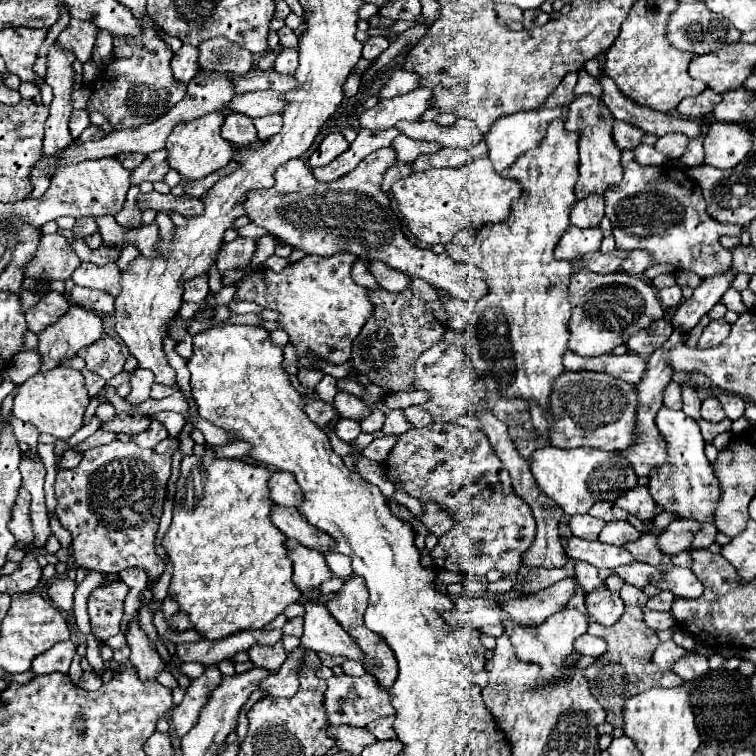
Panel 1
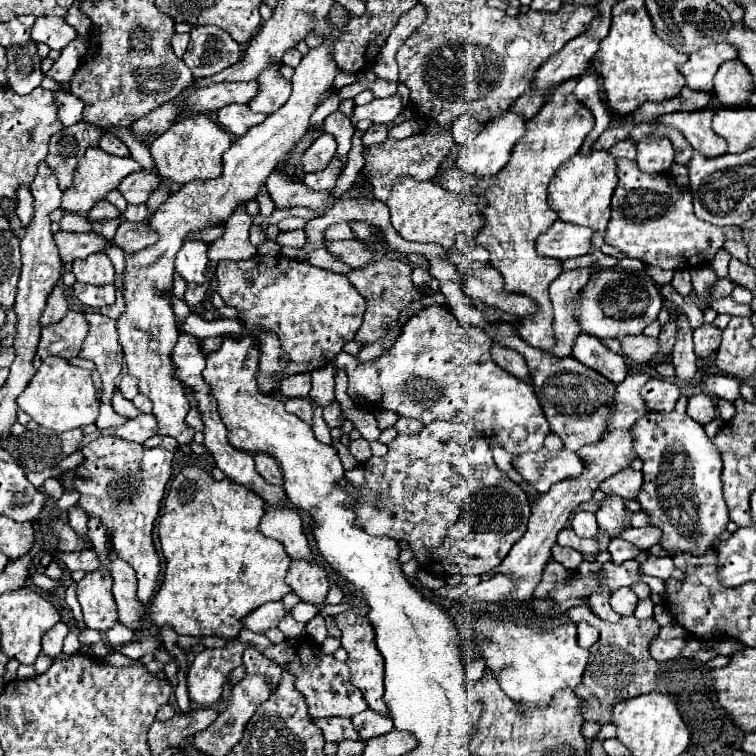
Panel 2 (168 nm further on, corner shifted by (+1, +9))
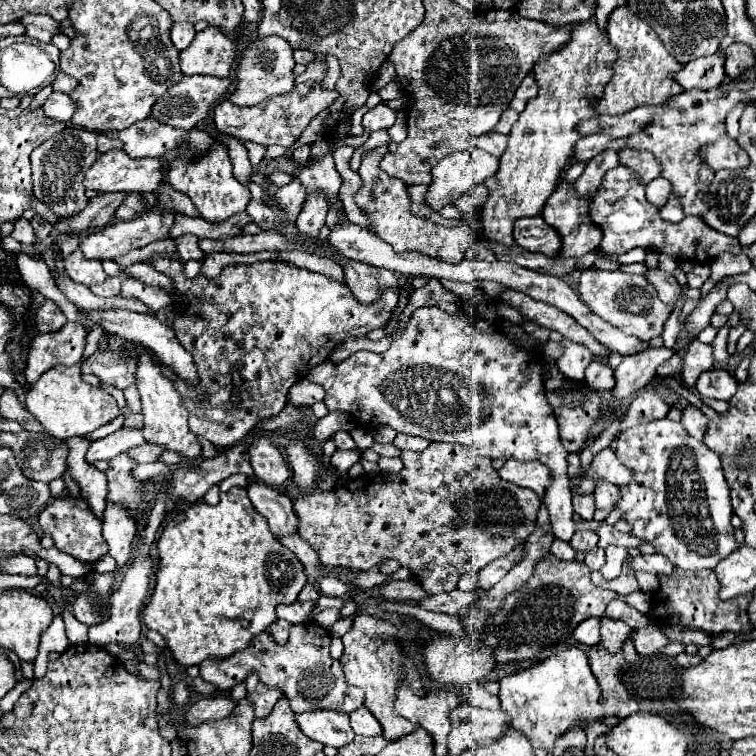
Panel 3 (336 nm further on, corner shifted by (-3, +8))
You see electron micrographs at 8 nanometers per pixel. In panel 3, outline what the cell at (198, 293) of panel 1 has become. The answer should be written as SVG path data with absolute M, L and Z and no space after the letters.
M186 234L186 236L180 236L176 240L176 250L178 250L178 258L182 262L186 260L198 260L202 262L206 258L206 254L202 252L202 248L198 246L198 238L194 234Z

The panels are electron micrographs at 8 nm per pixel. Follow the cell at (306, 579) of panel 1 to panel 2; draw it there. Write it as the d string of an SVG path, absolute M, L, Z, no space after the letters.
M266 503L266 513L260 521L258 531L270 539L280 541L290 557L314 561L314 553L310 549L308 537L302 527L302 519L296 509Z

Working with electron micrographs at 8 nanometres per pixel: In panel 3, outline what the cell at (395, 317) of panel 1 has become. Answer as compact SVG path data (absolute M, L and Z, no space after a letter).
M350 260L344 266L344 282L352 290L354 298L362 304L374 304L374 300L380 298L380 290L400 288L394 272L386 268L376 268L358 260Z

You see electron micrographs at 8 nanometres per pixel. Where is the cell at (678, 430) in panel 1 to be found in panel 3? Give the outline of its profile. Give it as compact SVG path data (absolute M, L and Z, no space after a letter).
M662 418L658 422L640 424L624 430L616 442L616 456L622 464L634 470L634 480L620 488L622 498L616 504L622 510L622 518L632 522L632 534L646 538L650 544L654 544L658 554L664 554L674 566L684 570L714 568L722 558L738 548L738 542L732 536L734 528L730 526L732 504L722 462L704 442L690 438L682 422Z

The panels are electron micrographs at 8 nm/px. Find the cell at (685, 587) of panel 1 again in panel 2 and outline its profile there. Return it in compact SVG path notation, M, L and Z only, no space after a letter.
M648 555L648 559L640 565L640 571L644 575L652 575L652 577L658 577L658 579L680 579L682 577L682 571L676 569L676 565L672 563L672 557L654 557L654 555Z

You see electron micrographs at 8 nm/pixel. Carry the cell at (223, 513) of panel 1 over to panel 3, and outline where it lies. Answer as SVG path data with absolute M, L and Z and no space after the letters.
M234 486L228 490L226 494L226 502L218 502L216 506L212 504L206 504L206 502L194 502L190 504L186 510L182 512L176 512L172 522L166 524L166 528L162 530L160 538L158 538L158 554L160 554L160 568L158 568L158 574L156 574L156 588L150 596L150 602L148 606L144 608L142 612L142 618L144 618L144 624L152 630L156 630L158 634L162 634L170 646L170 652L174 654L174 660L182 666L192 666L192 664L200 664L204 662L206 658L228 658L232 656L234 652L238 650L244 650L248 646L248 642L260 634L260 632L266 632L266 628L270 628L270 624L276 620L276 606L286 602L286 604L292 604L298 596L298 592L302 590L302 586L306 584L306 574L304 574L304 566L296 560L296 556L286 550L286 546L282 546L268 530L268 524L266 520L254 510L252 502L248 500L248 494L246 494L246 488L242 486Z

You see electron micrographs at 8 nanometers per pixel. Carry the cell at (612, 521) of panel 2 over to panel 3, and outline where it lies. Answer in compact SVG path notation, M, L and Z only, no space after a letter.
M596 482L596 490L594 490L594 498L596 498L596 508L600 510L612 510L618 502L618 494L620 488L610 484L610 482Z

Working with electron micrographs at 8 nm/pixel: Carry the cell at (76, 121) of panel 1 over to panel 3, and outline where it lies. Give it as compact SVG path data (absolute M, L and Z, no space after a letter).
M52 92L46 102L42 104L44 112L50 116L50 118L56 118L56 120L62 120L62 122L70 122L70 118L74 116L74 100L68 98L68 94L60 94L60 92Z

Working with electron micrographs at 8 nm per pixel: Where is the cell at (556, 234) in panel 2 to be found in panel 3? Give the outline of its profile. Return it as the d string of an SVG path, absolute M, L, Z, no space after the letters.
M542 216L518 218L514 224L514 240L520 248L544 256L556 256L562 250L562 236L554 226L548 226Z

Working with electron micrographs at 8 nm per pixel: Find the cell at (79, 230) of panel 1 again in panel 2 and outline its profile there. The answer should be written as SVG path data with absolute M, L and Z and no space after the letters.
M100 201L98 205L94 205L94 209L90 209L90 213L88 213L88 217L92 219L92 221L110 221L110 219L114 219L114 217L118 217L120 215L120 211L116 209L116 205L112 205L112 203L108 203L108 201Z

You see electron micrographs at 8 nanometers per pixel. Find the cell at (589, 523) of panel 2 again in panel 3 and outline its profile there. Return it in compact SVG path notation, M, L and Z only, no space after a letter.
M578 530L570 542L574 550L592 550L598 544L598 534L594 530Z

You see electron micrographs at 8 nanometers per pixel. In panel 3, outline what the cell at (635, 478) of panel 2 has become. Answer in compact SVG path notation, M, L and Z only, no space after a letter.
M604 448L602 452L594 456L586 472L586 478L588 480L606 480L616 486L624 486L626 482L630 482L630 478L634 478L634 472L626 468L622 462L618 462L618 456L614 454L612 448Z

